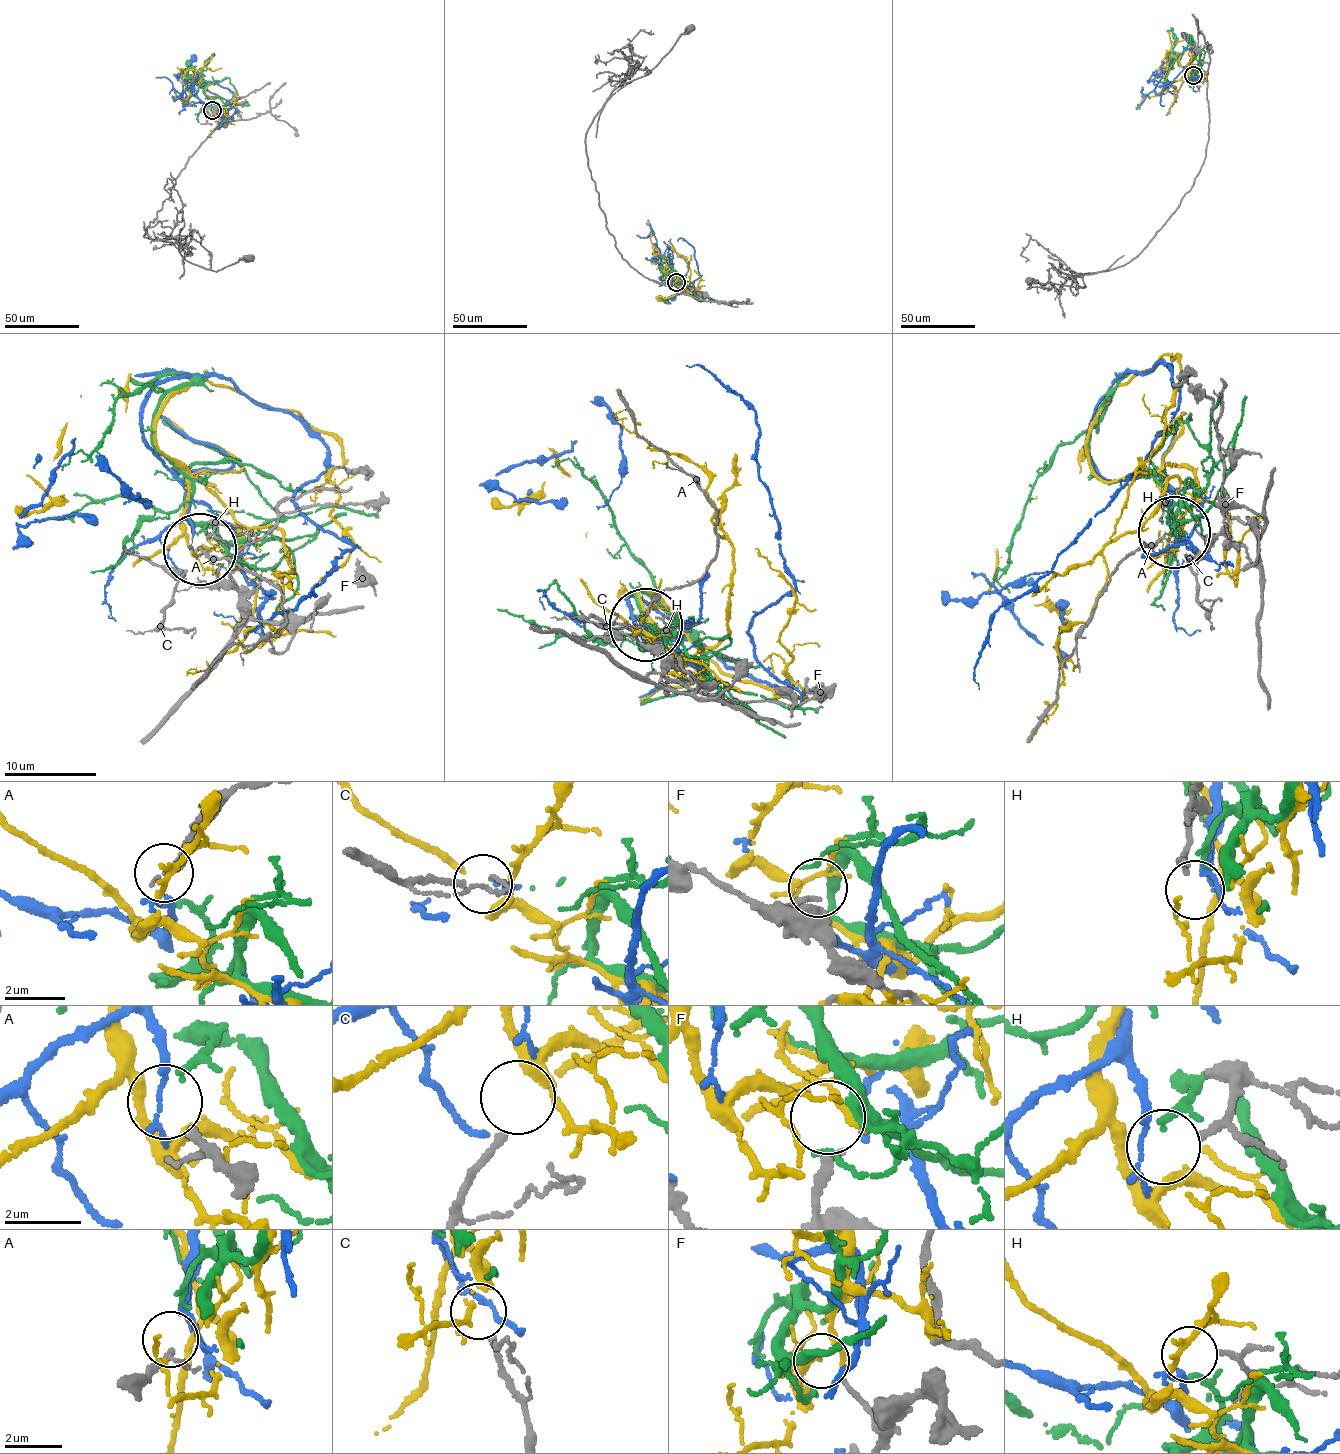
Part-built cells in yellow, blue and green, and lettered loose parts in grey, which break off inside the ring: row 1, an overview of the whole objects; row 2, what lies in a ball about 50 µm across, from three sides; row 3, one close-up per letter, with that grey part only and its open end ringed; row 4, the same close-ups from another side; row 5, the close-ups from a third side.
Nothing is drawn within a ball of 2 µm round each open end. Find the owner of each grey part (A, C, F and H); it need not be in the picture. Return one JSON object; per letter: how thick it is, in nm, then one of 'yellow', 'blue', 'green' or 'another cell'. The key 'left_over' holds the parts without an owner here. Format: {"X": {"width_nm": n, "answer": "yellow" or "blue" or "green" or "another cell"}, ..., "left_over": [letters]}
{"A": {"width_nm": 160, "answer": "blue"}, "C": {"width_nm": 200, "answer": "yellow"}, "F": {"width_nm": 200, "answer": "another cell"}, "H": {"width_nm": 130, "answer": "another cell"}, "left_over": ["F", "H"]}

